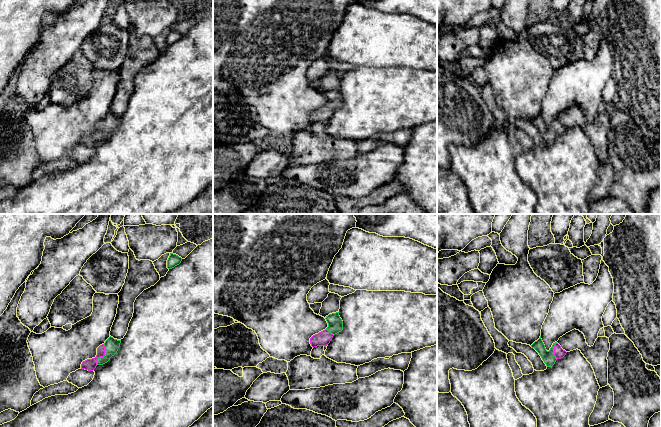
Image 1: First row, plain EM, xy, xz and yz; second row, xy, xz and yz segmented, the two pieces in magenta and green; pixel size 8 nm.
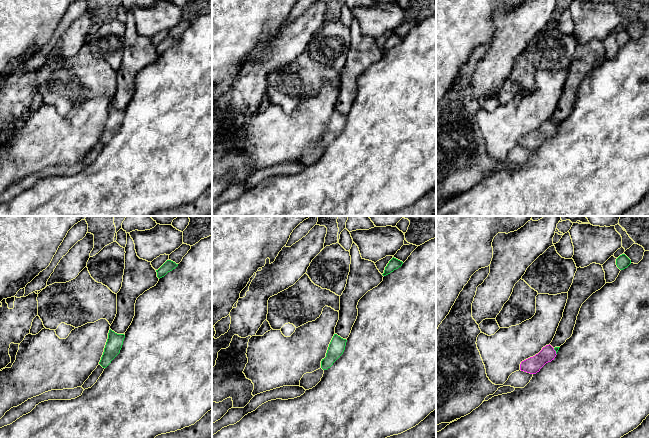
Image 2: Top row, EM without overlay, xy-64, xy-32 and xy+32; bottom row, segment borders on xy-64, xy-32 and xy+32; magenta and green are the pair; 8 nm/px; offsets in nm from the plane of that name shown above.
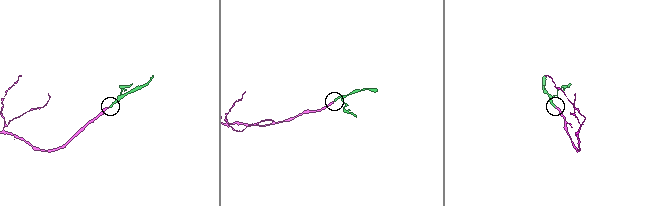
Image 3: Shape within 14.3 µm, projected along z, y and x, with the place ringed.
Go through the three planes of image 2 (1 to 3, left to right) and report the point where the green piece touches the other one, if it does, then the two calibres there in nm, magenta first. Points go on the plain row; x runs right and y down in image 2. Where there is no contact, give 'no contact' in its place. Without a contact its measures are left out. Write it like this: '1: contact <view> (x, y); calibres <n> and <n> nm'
1: no contact
2: no contact
3: contact xy+32 (555, 127); calibres 140 and 40 nm

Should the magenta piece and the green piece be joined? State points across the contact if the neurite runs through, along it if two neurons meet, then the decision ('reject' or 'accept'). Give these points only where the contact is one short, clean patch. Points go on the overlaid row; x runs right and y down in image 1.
runs through xy (90, 364), (103, 355), (112, 345); accept

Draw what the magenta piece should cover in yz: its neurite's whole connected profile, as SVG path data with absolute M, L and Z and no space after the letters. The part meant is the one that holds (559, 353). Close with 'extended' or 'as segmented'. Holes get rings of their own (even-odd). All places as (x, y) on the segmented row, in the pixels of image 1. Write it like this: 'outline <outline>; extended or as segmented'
outline M541 336L531 345L531 347L539 353L547 367L552 367L557 359L563 358L567 353L557 342L553 343L550 350L547 351Z; extended

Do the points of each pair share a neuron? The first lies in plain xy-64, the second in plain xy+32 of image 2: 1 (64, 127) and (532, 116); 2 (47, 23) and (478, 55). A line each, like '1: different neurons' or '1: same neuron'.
1: same neuron
2: different neurons

